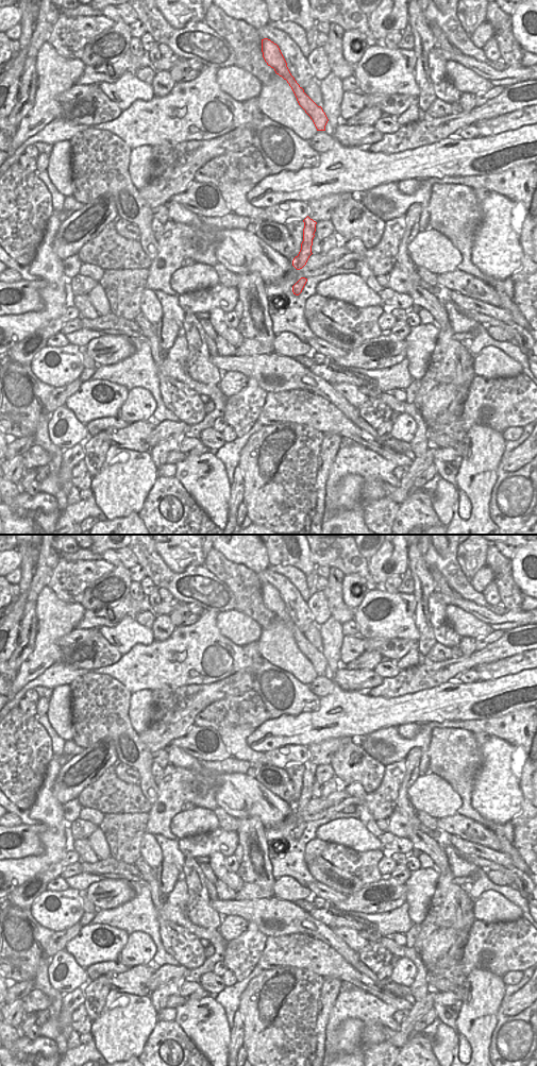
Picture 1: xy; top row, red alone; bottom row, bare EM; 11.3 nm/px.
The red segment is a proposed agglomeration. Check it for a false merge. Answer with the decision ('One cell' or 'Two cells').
One cell.

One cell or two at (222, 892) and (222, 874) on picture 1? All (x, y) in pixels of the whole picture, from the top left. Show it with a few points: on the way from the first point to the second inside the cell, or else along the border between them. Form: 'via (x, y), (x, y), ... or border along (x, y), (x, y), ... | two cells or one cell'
border along (218, 879), (235, 892) | two cells

